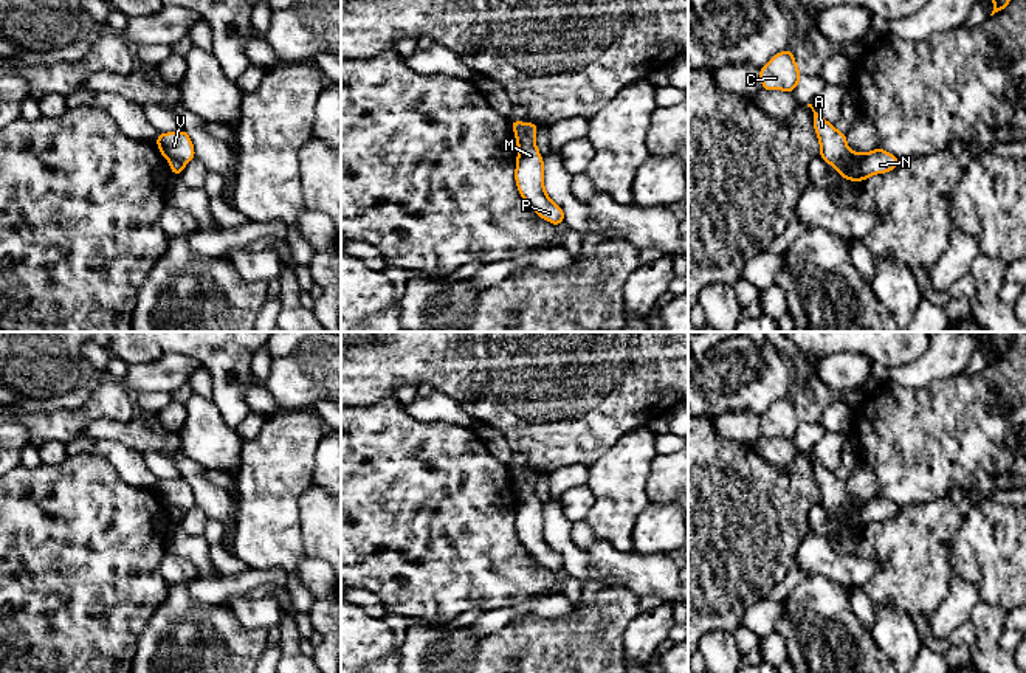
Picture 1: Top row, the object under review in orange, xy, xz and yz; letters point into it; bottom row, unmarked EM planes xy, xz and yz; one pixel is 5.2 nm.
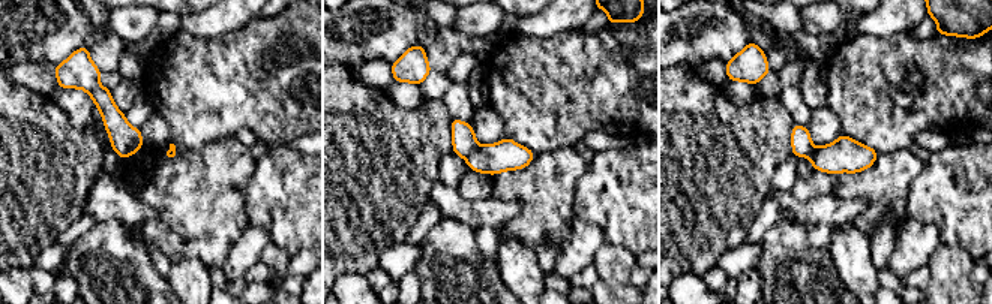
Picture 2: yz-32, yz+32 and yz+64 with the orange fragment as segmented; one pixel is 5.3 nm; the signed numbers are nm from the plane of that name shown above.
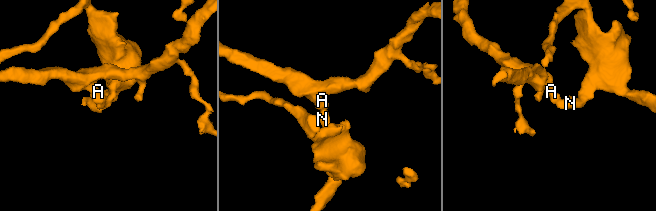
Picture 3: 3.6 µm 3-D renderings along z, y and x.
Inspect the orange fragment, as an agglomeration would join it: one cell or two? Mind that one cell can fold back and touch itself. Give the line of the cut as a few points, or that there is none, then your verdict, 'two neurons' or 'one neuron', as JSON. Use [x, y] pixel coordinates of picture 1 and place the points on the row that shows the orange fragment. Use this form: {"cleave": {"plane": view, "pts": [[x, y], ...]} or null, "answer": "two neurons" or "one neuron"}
{"cleave": {"plane": "xz", "pts": [[533, 137], [519, 135], [516, 138]]}, "answer": "two neurons"}

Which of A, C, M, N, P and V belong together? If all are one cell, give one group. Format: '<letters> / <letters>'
A C V / M N P

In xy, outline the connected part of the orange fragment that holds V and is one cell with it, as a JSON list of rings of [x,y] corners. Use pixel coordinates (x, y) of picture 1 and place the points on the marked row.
[[[184,130],[158,133],[155,143],[160,147],[161,155],[169,161],[180,161],[188,164],[195,158],[194,144],[191,136]]]

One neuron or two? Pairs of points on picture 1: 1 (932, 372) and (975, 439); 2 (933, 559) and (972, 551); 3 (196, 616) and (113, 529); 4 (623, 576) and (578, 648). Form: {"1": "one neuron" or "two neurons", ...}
{"1": "two neurons", "2": "two neurons", "3": "two neurons", "4": "two neurons"}

